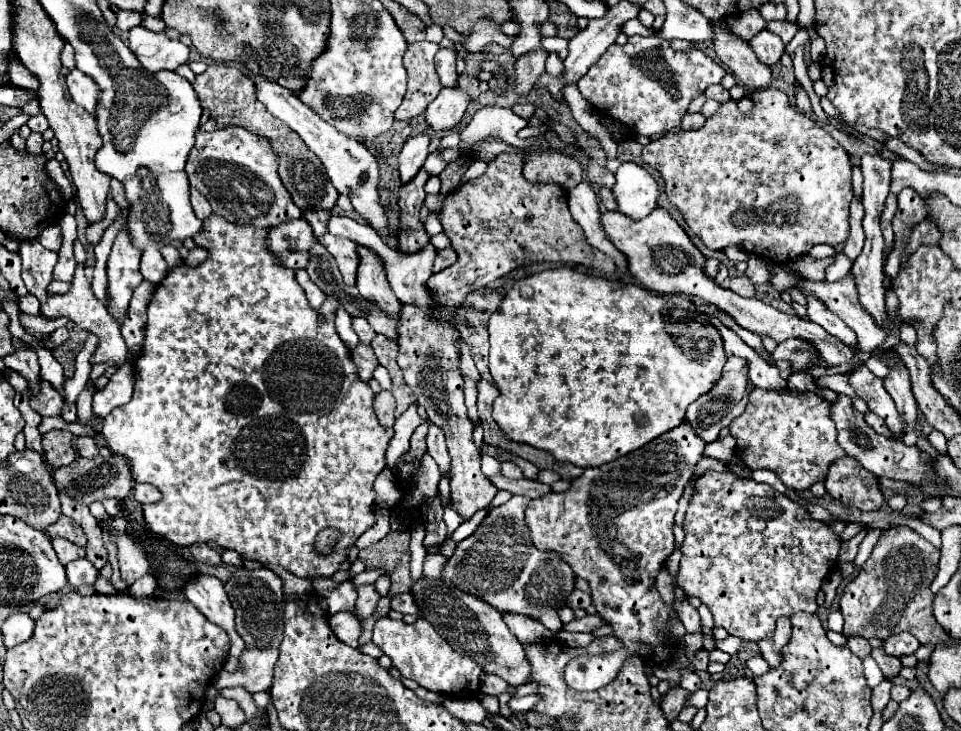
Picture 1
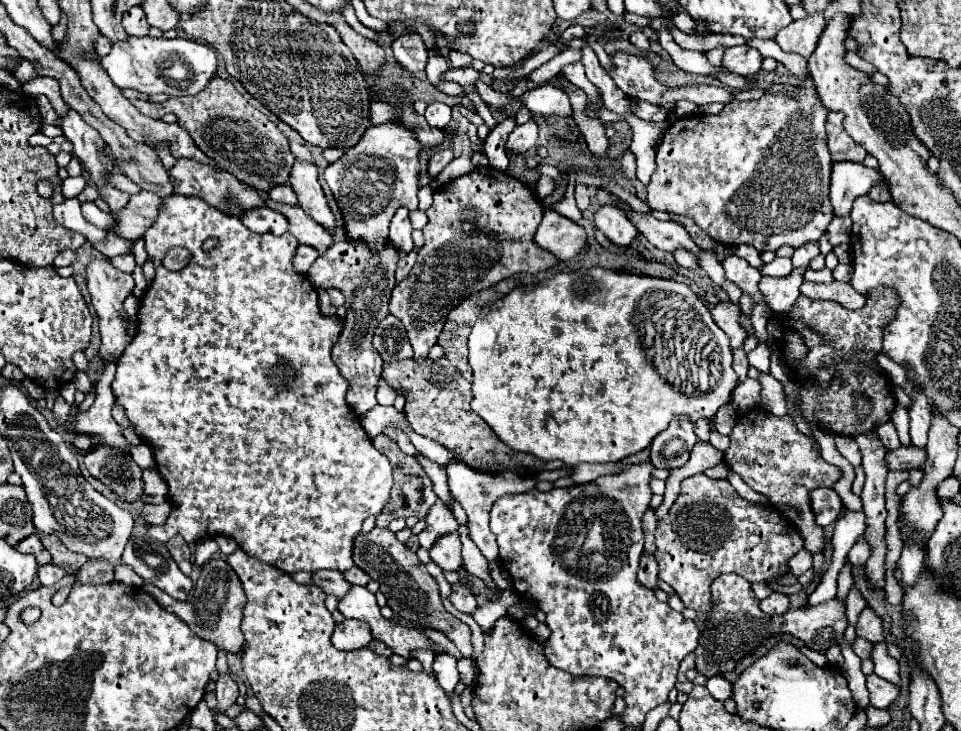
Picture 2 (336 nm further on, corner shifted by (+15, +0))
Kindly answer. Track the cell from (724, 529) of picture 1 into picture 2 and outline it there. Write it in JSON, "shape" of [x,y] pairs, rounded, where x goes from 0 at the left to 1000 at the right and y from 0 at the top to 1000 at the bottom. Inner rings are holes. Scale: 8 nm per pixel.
{"shape":[[[728,647],[710,658],[706,683],[701,685],[695,705],[685,713],[683,748],[685,751],[681,762],[687,776],[685,789],[706,811],[716,833],[737,841],[741,836],[739,798],[741,792],[745,792],[745,787],[766,784],[780,798],[810,795],[814,787],[820,784],[820,767],[837,748],[837,737],[832,737],[832,729],[826,726],[824,718],[814,713],[812,702],[805,694],[785,691],[772,683],[755,655],[739,655]]]}

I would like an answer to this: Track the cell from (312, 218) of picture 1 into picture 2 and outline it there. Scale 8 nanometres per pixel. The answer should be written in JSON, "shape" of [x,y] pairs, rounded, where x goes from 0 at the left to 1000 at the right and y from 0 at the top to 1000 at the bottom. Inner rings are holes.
{"shape":[[[293,253],[293,256],[285,256],[281,264],[279,264],[287,278],[300,278],[300,280],[310,280],[310,272],[308,272],[308,264],[304,261],[302,253]]]}

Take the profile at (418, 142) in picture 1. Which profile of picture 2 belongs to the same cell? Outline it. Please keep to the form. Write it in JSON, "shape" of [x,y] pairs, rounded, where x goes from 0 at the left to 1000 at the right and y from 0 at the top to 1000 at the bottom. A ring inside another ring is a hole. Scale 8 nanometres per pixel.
{"shape":[[[416,283],[406,302],[406,332],[410,338],[414,338],[416,343],[425,346],[431,338],[427,319],[429,319],[429,308],[427,308],[427,300],[425,300],[425,286]]]}

